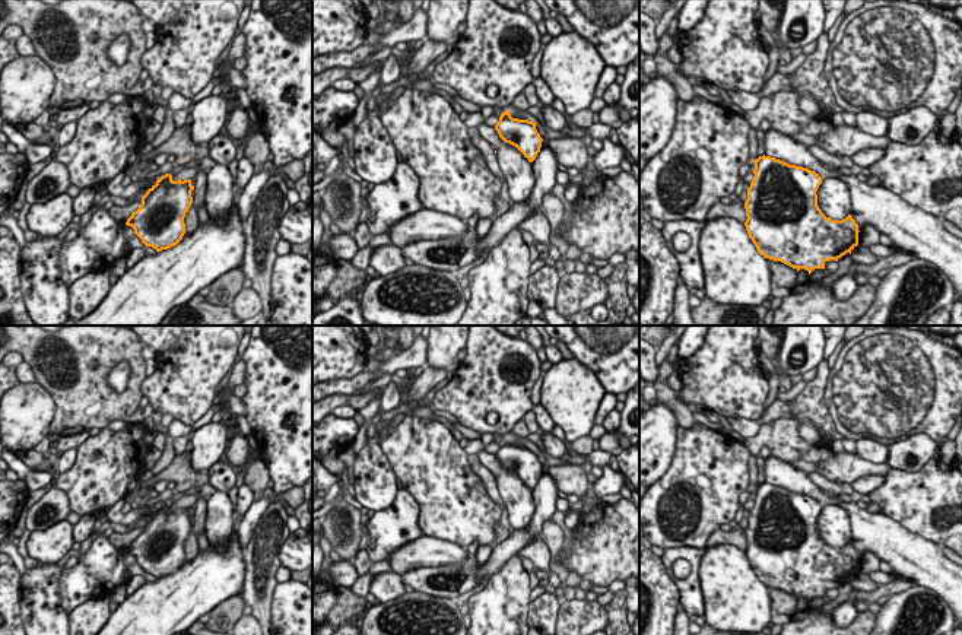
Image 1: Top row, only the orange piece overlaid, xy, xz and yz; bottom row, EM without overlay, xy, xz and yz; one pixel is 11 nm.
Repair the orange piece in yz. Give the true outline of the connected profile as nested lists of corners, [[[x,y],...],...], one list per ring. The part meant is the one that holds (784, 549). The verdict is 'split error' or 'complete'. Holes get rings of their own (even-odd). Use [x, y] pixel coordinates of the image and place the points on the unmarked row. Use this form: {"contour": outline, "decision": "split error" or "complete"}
{"contour": [[[765,482],[752,489],[755,504],[744,528],[744,553],[761,582],[810,601],[815,596],[825,596],[826,588],[851,581],[858,572],[858,552],[851,542],[832,547],[822,540],[816,521],[822,511],[819,501]]], "decision": "complete"}

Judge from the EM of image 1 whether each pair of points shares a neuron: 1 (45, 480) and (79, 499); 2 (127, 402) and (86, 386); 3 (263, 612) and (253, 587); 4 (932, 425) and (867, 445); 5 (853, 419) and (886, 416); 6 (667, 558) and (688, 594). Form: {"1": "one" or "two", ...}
{"1": "two", "2": "one", "3": "one", "4": "two", "5": "one", "6": "one"}

